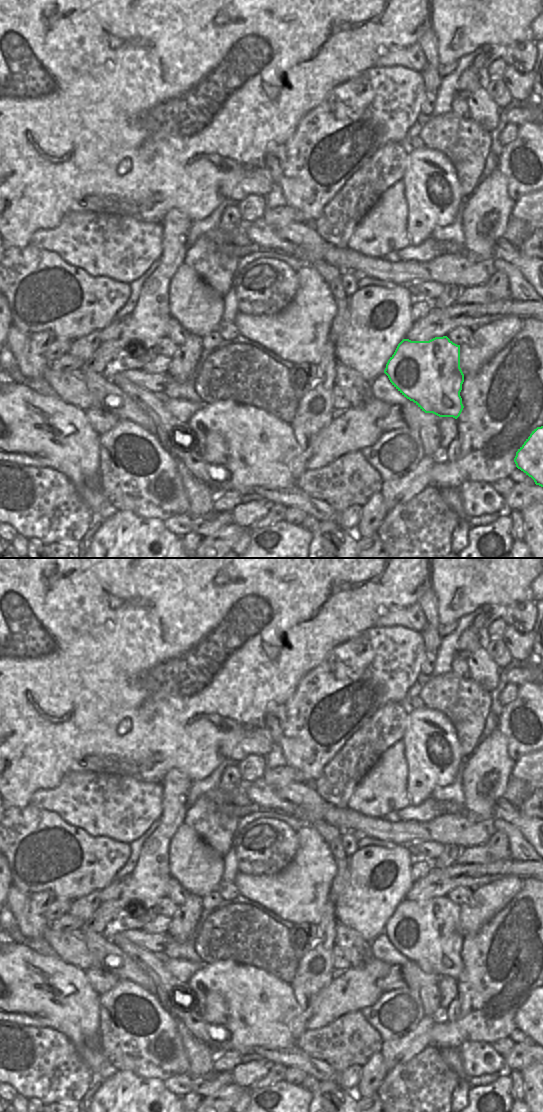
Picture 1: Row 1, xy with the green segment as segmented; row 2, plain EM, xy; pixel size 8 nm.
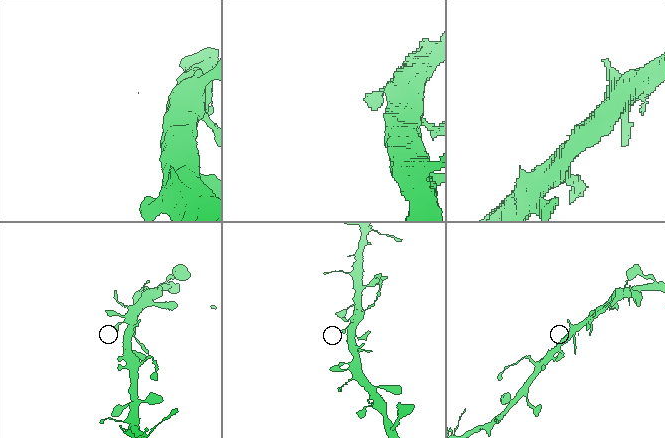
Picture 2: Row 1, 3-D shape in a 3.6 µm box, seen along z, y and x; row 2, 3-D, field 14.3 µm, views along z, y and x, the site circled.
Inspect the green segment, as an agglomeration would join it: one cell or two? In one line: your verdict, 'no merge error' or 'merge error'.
no merge error

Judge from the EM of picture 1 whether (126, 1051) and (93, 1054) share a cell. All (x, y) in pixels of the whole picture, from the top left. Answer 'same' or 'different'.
different

